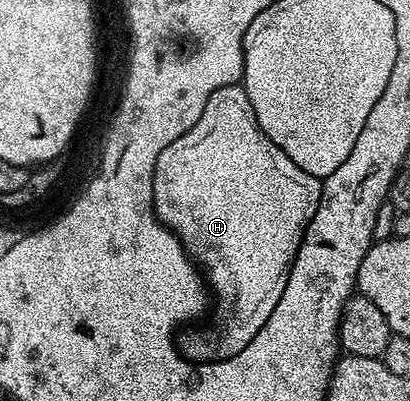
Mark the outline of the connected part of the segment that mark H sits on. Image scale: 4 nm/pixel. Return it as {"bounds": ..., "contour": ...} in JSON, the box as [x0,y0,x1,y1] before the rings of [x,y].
{"bounds":[153,83,323,360],"contour":[[[242,83],[230,84],[213,93],[209,102],[205,102],[205,110],[201,110],[201,118],[194,120],[190,128],[184,128],[180,136],[177,136],[173,142],[169,142],[165,146],[165,150],[161,150],[157,154],[157,166],[153,172],[155,213],[159,221],[174,232],[175,236],[183,243],[183,249],[187,251],[187,255],[201,269],[205,283],[213,293],[213,312],[215,308],[216,314],[219,315],[211,332],[188,334],[187,340],[190,343],[188,353],[192,359],[228,360],[233,354],[245,350],[245,346],[249,346],[249,342],[253,342],[253,334],[257,334],[257,330],[261,330],[261,326],[265,326],[265,322],[269,322],[269,314],[273,314],[273,306],[277,306],[277,302],[281,302],[281,294],[285,294],[285,282],[289,278],[289,270],[293,266],[295,255],[301,246],[305,230],[317,210],[322,193],[323,180],[313,174],[305,174],[305,170],[301,170],[301,166],[297,166],[297,162],[293,162],[293,158],[289,158],[289,154],[285,154],[285,150],[281,150],[281,146],[273,143],[269,134],[265,134],[265,130],[261,130],[261,126],[257,122],[257,114],[253,114],[253,106],[249,106],[249,98],[245,94]]]}

